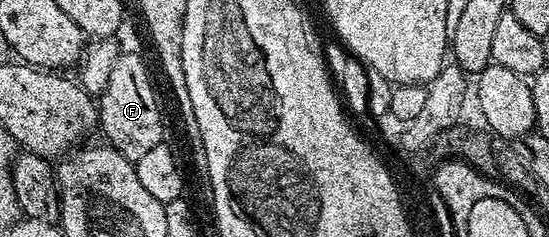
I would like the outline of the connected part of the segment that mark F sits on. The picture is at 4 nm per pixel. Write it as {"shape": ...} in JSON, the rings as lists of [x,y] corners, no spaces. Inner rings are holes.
{"shape":[[[119,53],[108,84],[96,102],[98,126],[106,133],[105,141],[123,154],[130,162],[137,164],[156,144],[164,141],[162,135],[162,110],[158,107],[158,94],[150,79],[150,70],[138,54]]]}

